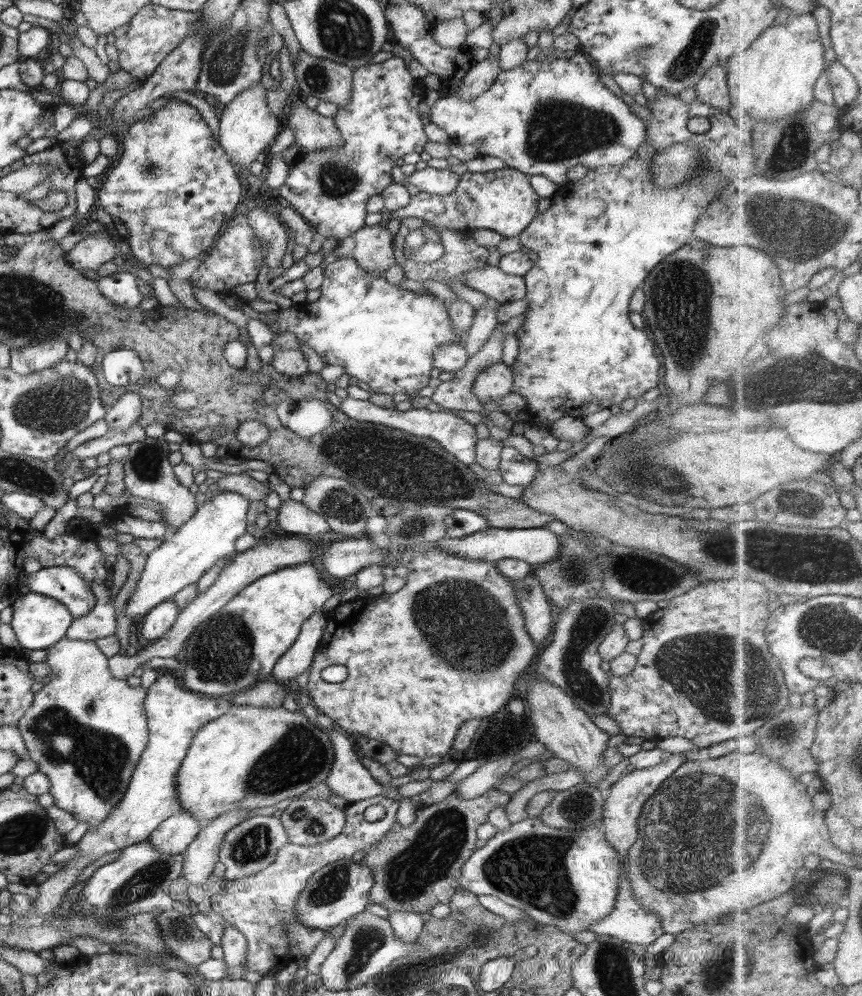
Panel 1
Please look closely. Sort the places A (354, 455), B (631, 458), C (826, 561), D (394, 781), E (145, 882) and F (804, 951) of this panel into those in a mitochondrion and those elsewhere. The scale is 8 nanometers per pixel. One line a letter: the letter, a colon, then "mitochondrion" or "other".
A: mitochondrion
B: mitochondrion
C: mitochondrion
D: other
E: mitochondrion
F: other

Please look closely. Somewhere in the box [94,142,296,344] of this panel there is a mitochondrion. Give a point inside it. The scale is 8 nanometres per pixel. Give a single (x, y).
(152, 168)

